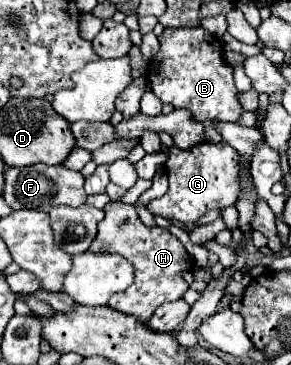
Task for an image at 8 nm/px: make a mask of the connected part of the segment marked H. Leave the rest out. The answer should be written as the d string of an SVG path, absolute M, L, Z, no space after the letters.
M109 201L103 207L103 221L99 221L99 233L91 243L91 251L95 253L119 253L131 261L135 267L135 281L123 293L115 293L111 297L109 307L135 315L139 321L147 323L151 313L163 305L165 301L177 301L187 291L187 283L181 279L181 271L189 271L193 267L189 253L181 245L181 241L163 227L147 227L141 223L135 205L127 205L121 201Z

